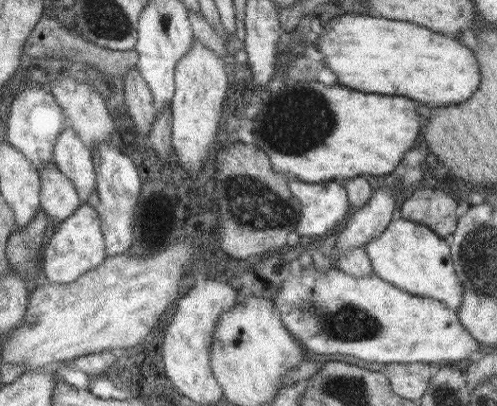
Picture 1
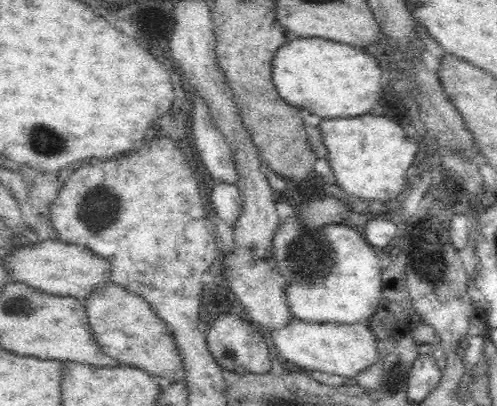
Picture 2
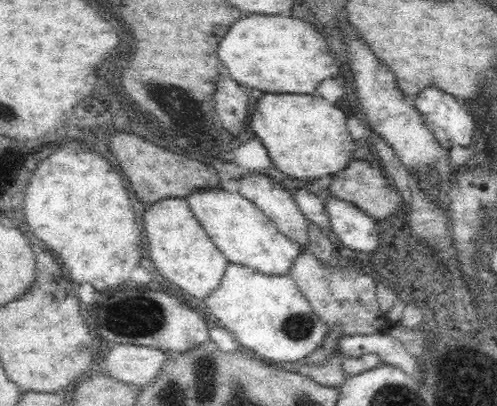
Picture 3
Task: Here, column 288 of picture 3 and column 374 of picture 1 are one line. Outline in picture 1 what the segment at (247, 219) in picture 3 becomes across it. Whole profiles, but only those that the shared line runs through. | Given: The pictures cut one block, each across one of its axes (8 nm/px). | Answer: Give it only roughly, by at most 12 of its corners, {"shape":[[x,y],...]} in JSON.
{"shape":[[391,220],[365,246],[375,276],[461,310],[449,240]]}

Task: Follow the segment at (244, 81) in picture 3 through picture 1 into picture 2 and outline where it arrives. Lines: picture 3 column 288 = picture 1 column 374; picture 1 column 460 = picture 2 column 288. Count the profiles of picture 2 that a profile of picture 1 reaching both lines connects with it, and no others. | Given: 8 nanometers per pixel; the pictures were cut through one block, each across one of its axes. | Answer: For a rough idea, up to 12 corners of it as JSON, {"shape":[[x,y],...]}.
{"shape":[[292,36],[272,58],[280,98],[320,118],[384,106],[370,52]]}

